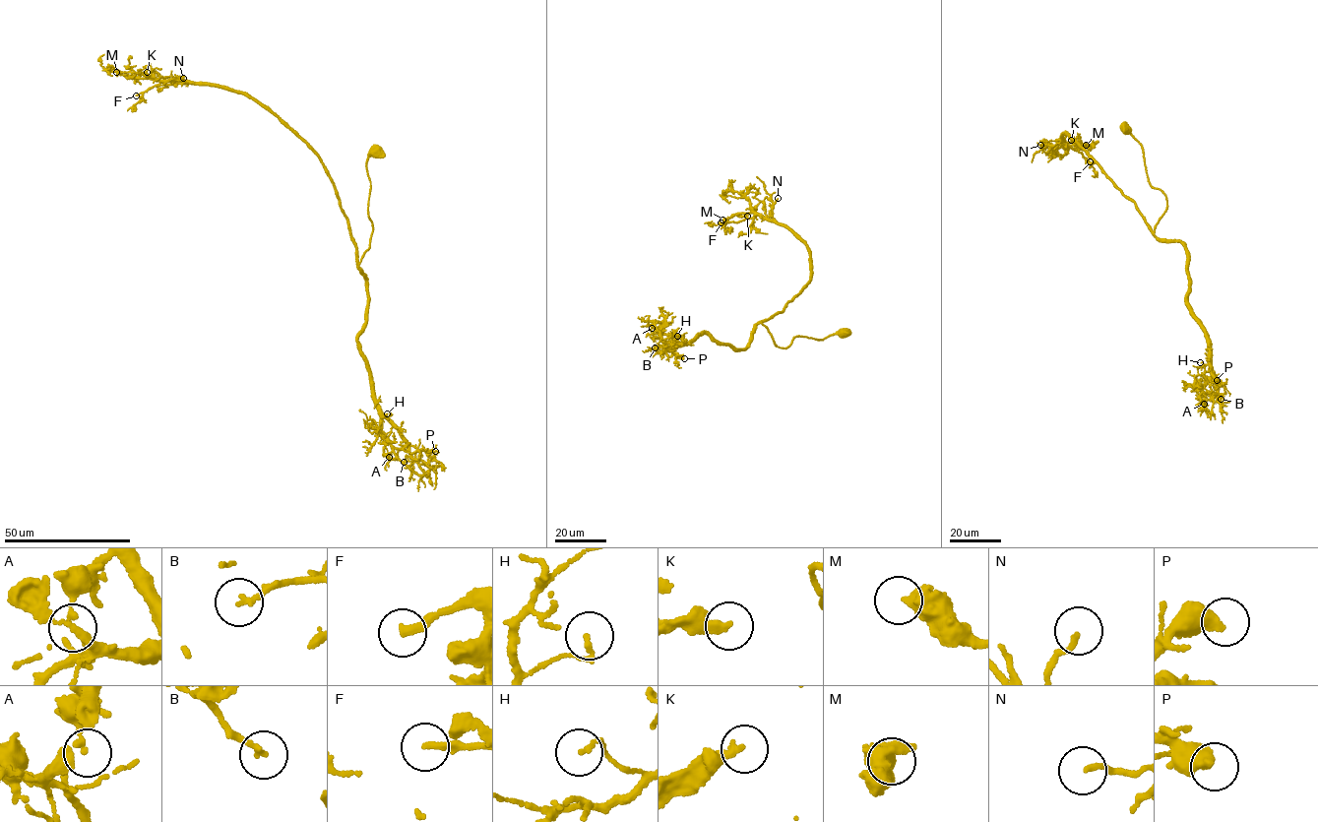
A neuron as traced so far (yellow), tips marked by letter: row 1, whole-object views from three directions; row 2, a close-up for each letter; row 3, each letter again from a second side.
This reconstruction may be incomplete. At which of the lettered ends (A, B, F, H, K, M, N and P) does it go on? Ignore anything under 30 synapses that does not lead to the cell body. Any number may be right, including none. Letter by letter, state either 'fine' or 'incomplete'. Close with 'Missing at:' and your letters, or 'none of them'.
A: fine
B: fine
F: incomplete
H: fine
K: fine
M: incomplete
N: fine
P: fine
Missing at: F, M

